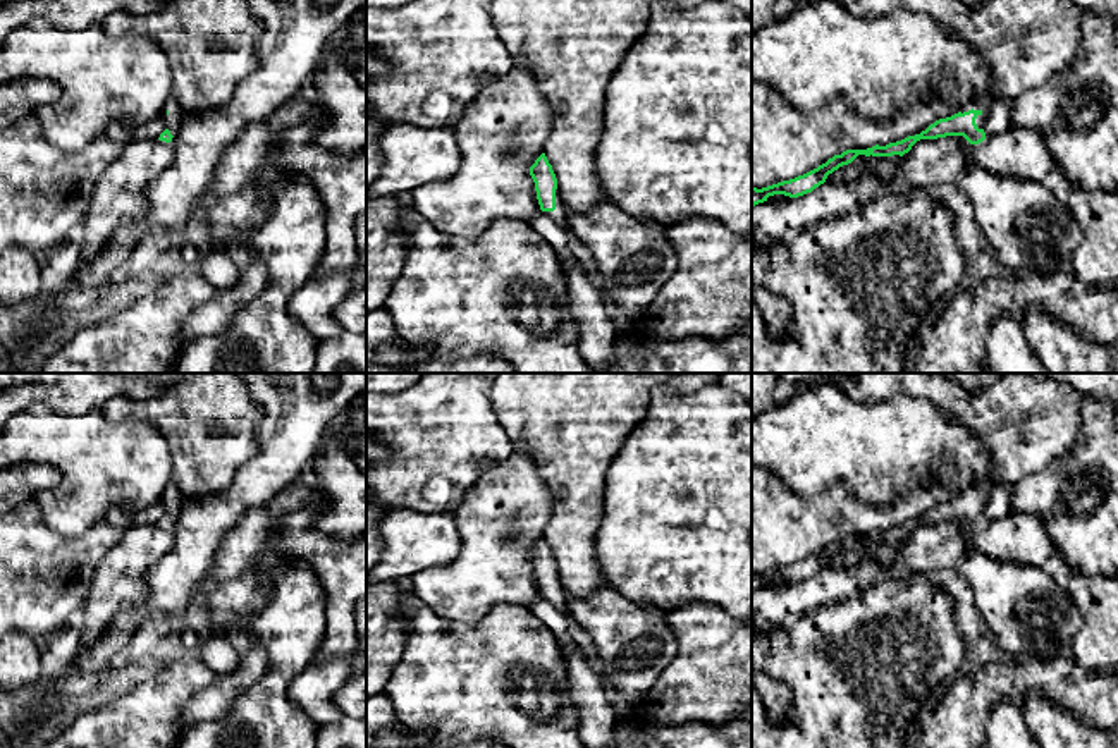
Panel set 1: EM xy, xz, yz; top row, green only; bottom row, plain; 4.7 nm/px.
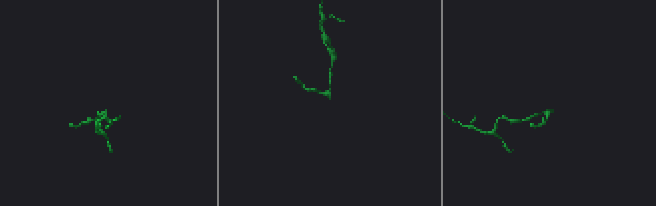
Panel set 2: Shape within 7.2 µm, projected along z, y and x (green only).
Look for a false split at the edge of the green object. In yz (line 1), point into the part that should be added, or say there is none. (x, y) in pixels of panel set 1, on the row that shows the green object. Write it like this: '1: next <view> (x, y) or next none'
1: next yz (984, 104)

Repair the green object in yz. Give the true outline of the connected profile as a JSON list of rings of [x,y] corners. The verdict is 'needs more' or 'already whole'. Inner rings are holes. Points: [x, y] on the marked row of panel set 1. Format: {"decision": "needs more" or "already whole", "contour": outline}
{"decision": "needs more", "contour": [[[986,96],[977,100],[958,113],[939,119],[931,124],[925,131],[915,136],[908,136],[901,141],[889,143],[886,146],[872,146],[867,150],[846,150],[841,155],[834,155],[826,163],[817,169],[798,175],[789,181],[783,181],[762,189],[752,187],[752,206],[767,201],[769,196],[784,194],[789,198],[798,198],[807,193],[812,193],[815,187],[826,182],[827,175],[838,170],[843,165],[851,163],[858,155],[865,156],[903,156],[912,150],[912,146],[920,139],[937,139],[946,136],[963,136],[970,144],[979,144],[986,139],[984,122],[996,98]]]}

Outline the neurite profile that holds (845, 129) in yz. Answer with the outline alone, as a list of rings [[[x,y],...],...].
[[[752,81],[752,187],[803,175],[846,150],[886,146],[920,134],[960,107],[951,100],[906,103],[884,122],[855,112],[846,100],[798,110],[774,88]]]

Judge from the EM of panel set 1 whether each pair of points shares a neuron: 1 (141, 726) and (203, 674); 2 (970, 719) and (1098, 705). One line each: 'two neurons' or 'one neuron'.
1: one neuron
2: one neuron

